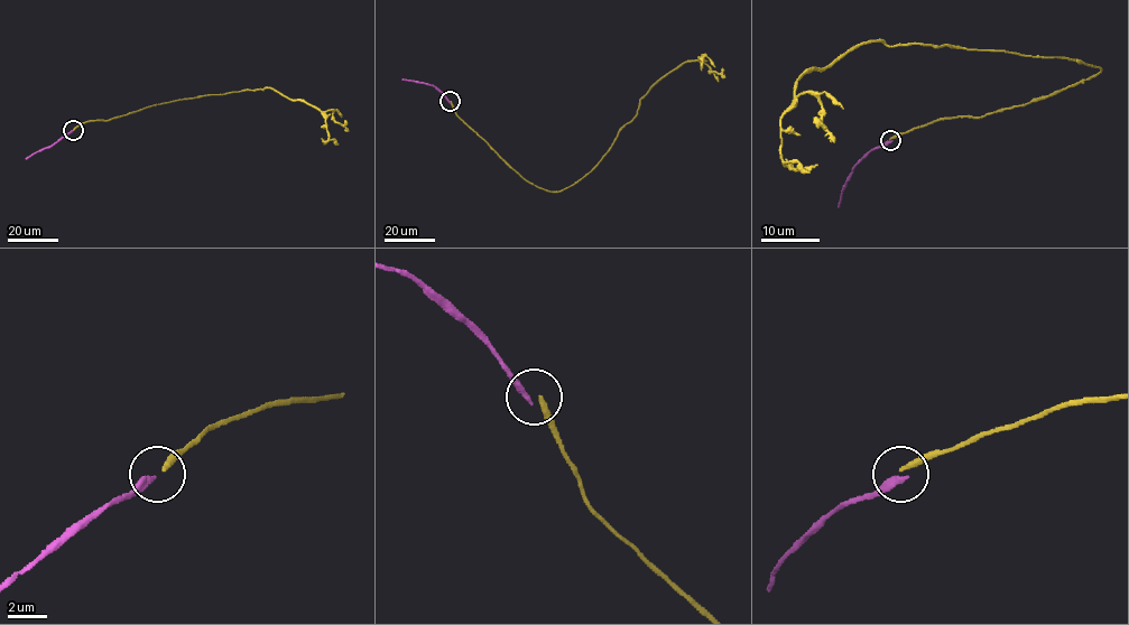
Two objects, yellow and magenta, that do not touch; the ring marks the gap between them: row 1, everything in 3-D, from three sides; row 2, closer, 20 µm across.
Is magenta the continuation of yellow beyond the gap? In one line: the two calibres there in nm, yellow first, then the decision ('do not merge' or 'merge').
calibres 260 and 320 nm; do not merge

